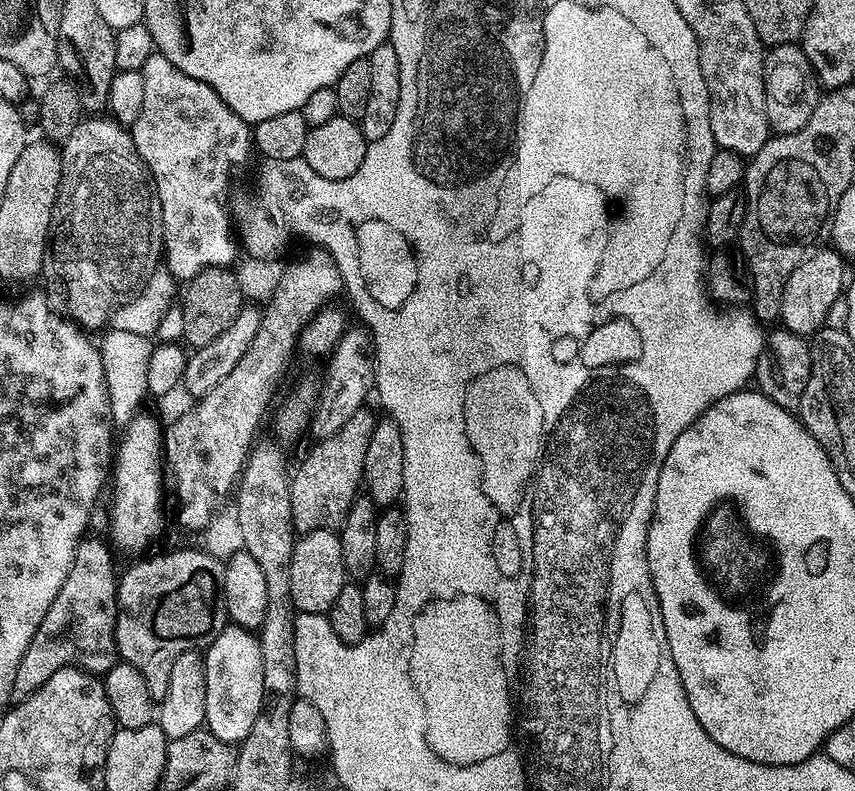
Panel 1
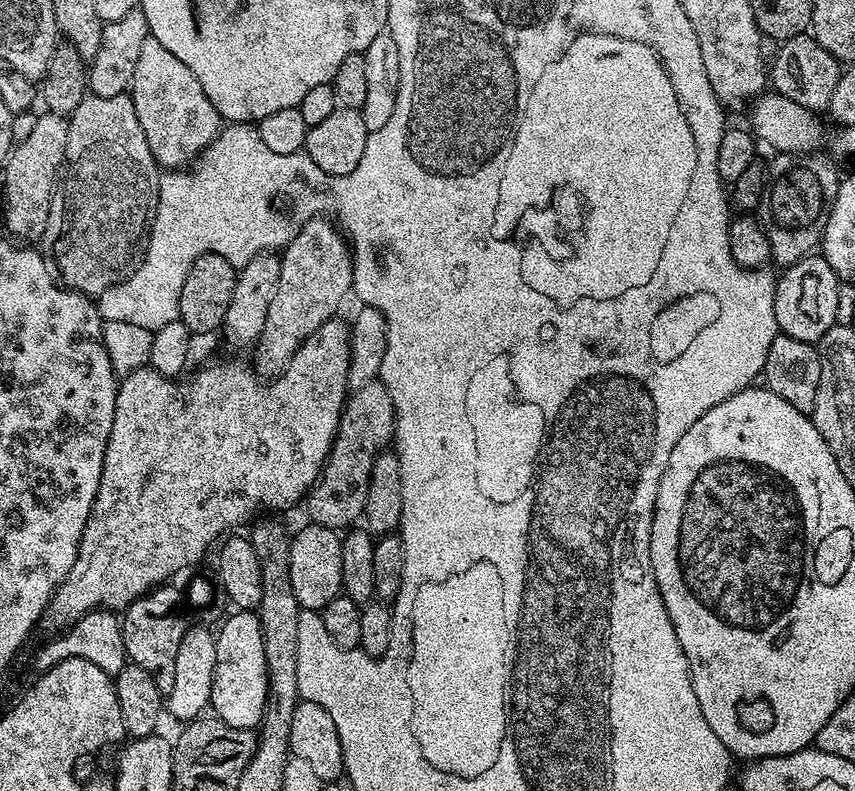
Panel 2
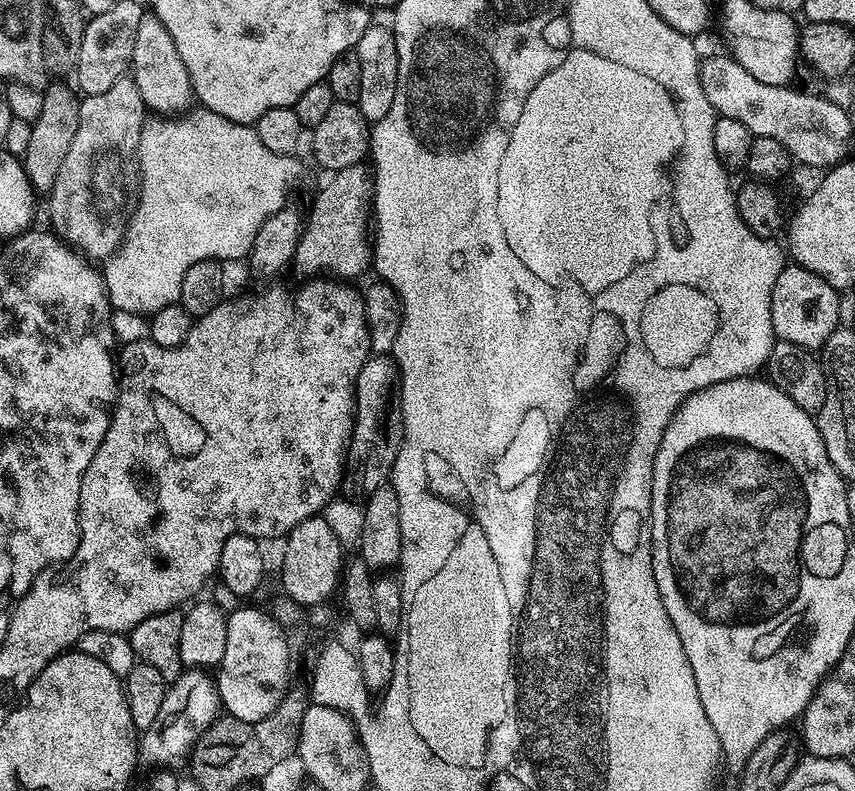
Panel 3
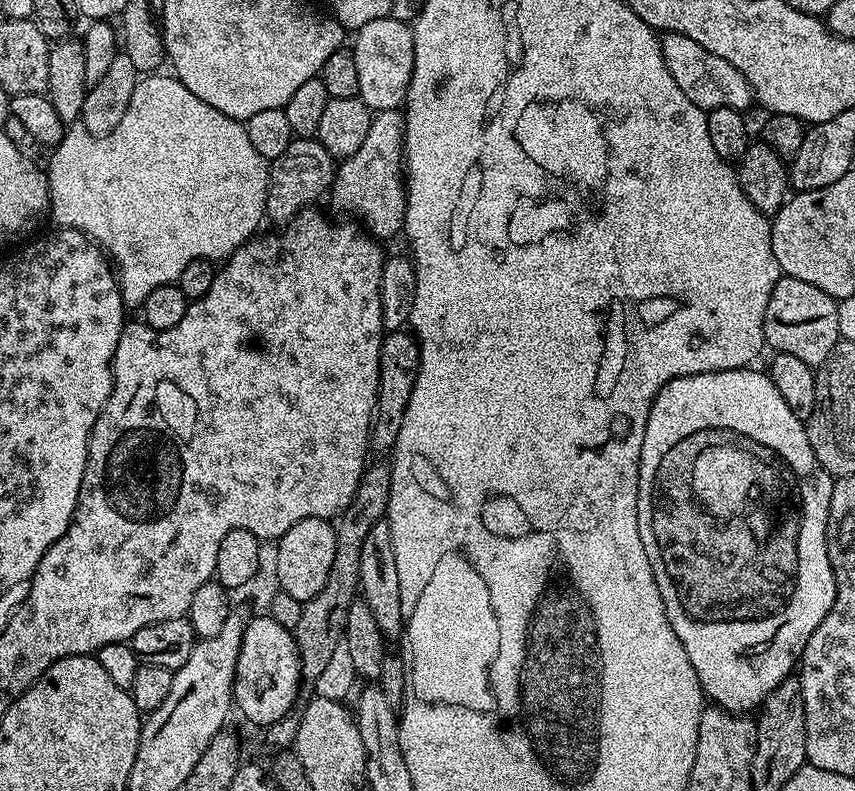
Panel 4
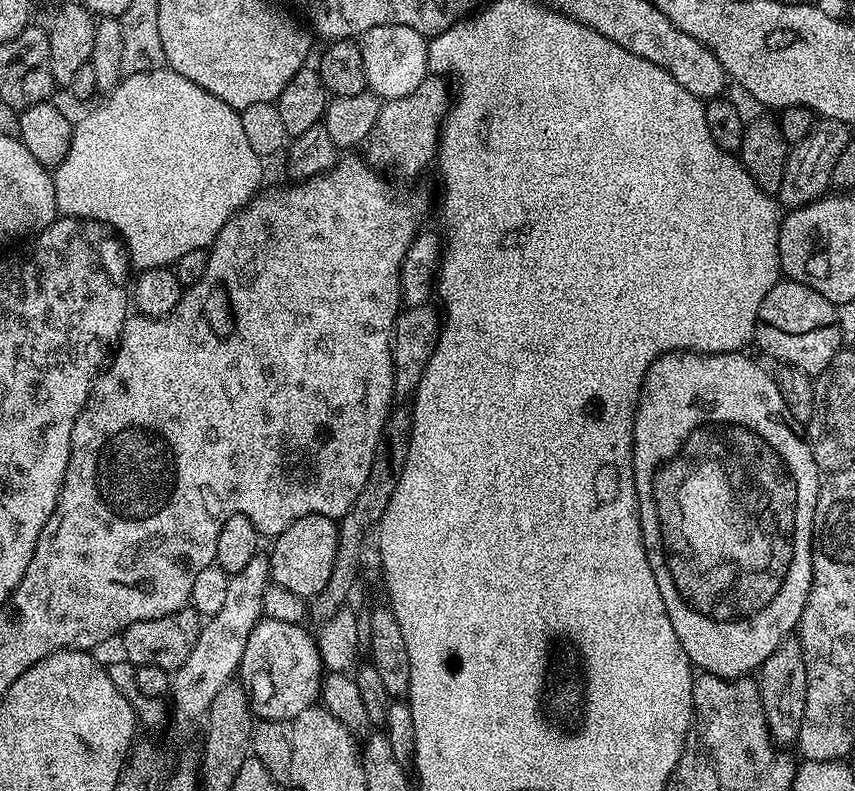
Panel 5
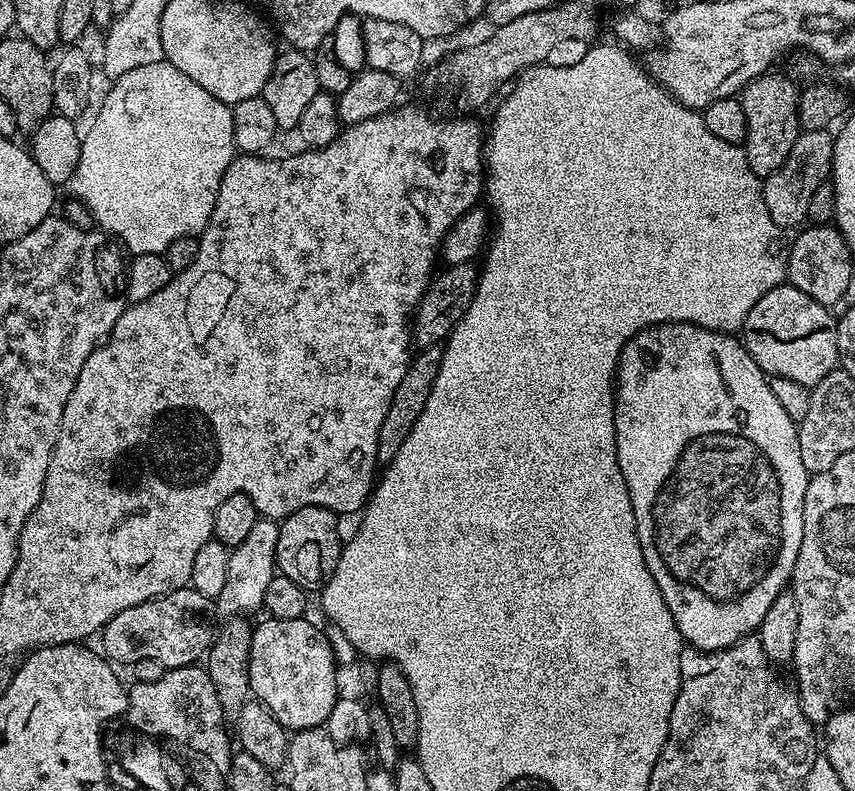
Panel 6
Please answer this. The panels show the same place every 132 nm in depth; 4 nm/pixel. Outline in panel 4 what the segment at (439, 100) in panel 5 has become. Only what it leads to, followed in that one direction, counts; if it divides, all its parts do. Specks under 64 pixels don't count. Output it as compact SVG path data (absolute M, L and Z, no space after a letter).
M396 110L378 112L373 115L362 146L352 156L339 161L330 192L361 216L363 227L373 237L388 240L404 227L404 211L408 205L405 172L403 115Z

